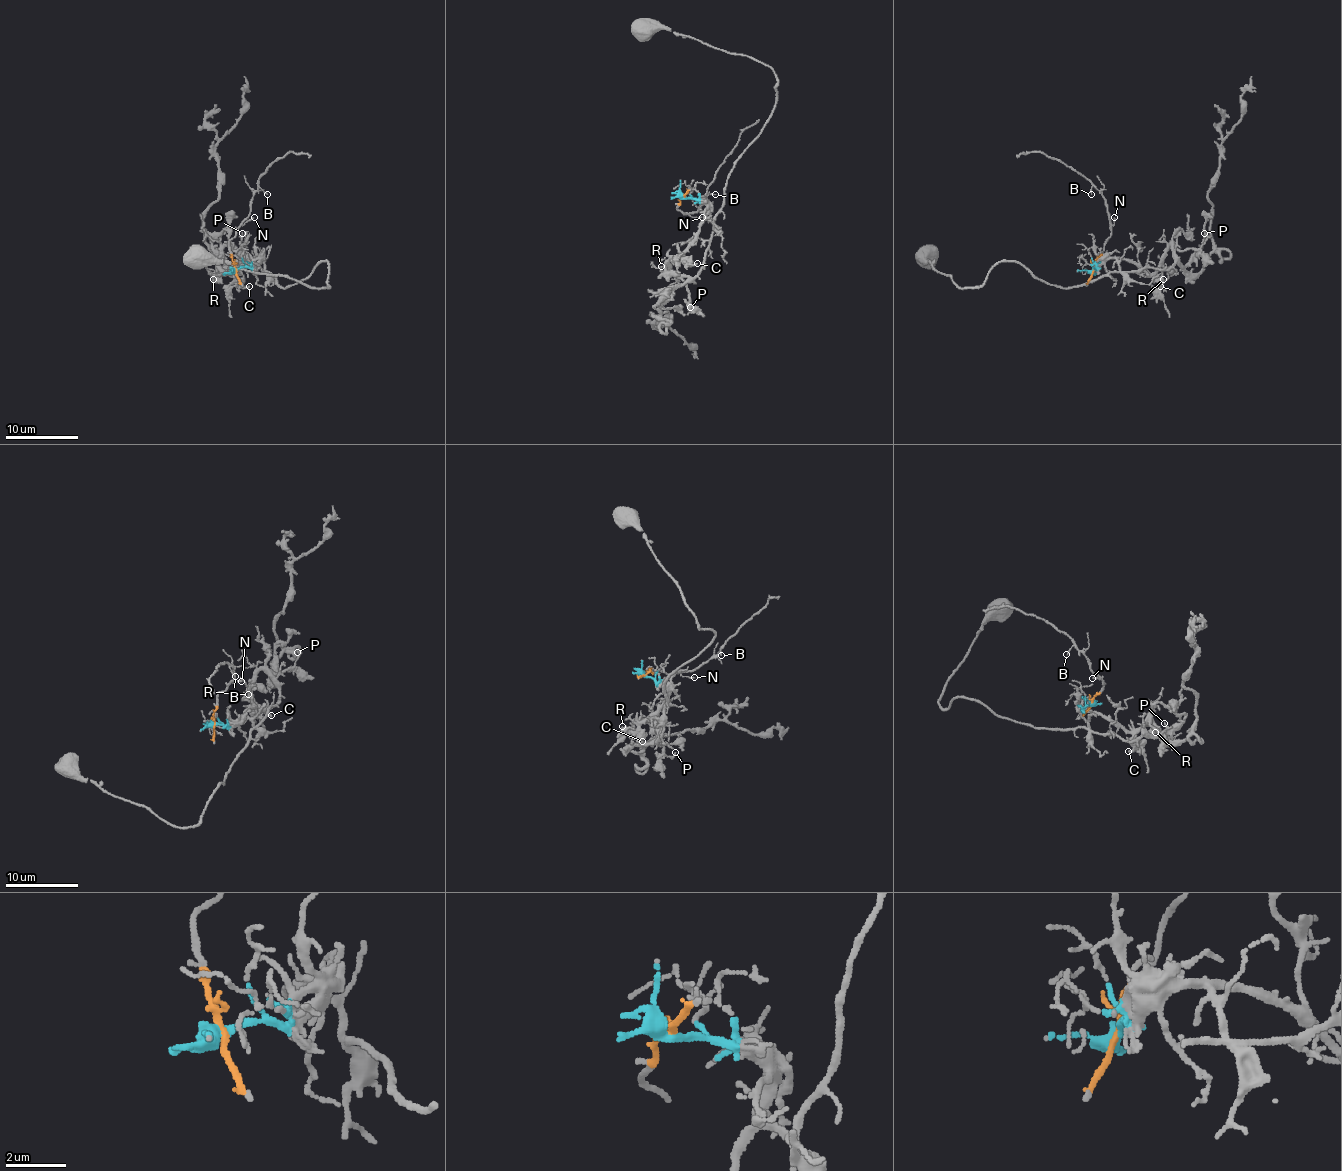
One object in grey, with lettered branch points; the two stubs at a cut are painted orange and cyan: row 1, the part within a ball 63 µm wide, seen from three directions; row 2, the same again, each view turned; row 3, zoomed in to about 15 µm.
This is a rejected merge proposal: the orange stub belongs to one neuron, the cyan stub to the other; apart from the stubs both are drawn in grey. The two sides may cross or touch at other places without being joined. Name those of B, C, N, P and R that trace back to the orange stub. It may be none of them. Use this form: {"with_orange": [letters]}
{"with_orange": ["B", "N"]}

